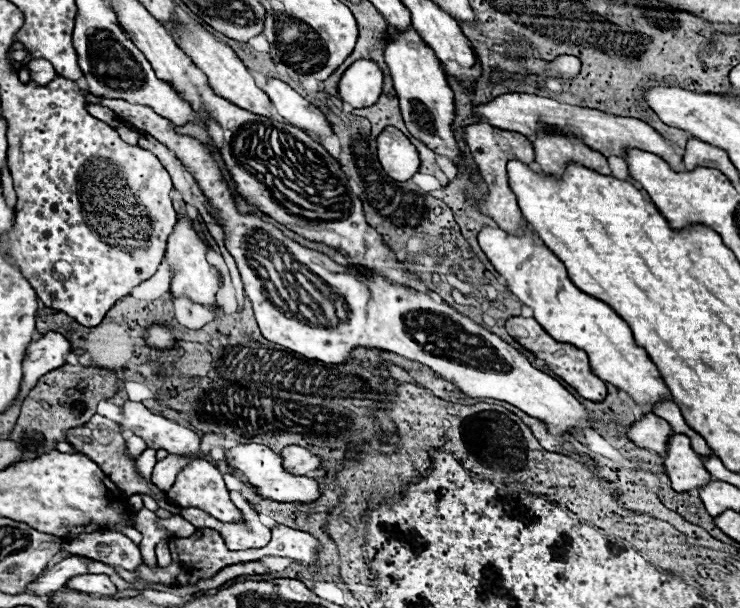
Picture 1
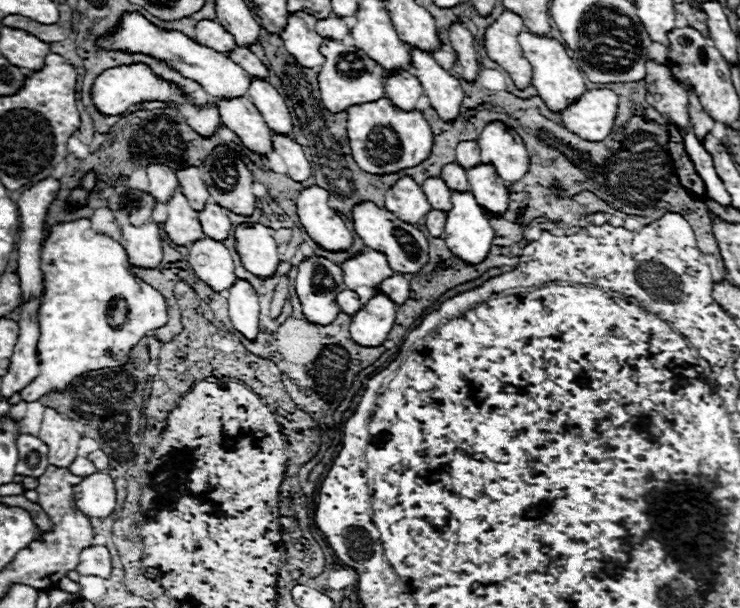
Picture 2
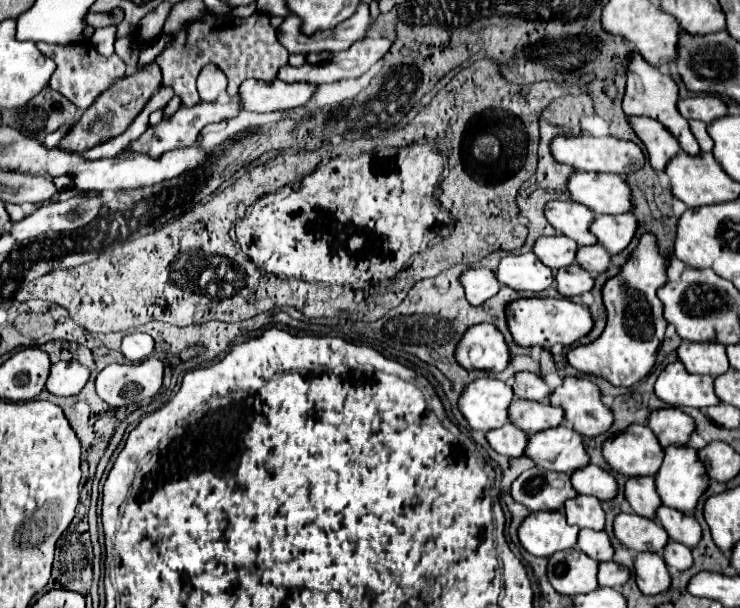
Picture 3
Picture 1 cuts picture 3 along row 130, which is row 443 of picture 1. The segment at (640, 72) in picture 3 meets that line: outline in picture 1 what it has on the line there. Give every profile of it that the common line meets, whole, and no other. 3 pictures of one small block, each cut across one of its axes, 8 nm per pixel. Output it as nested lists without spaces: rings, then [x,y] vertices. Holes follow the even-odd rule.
[[[674,434],[668,444],[668,454],[664,456],[664,468],[670,476],[672,488],[676,492],[698,490],[712,480],[700,454],[690,446],[690,438],[684,434]]]

